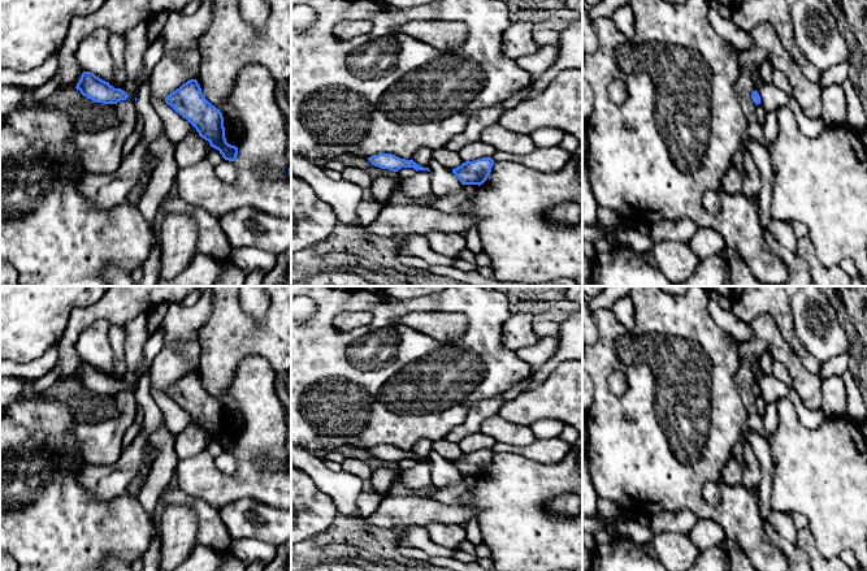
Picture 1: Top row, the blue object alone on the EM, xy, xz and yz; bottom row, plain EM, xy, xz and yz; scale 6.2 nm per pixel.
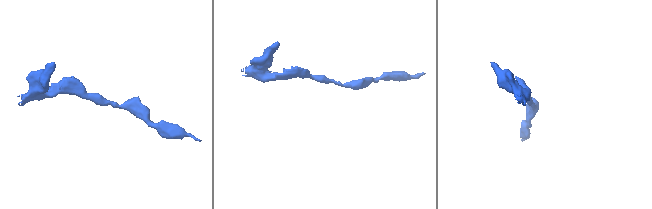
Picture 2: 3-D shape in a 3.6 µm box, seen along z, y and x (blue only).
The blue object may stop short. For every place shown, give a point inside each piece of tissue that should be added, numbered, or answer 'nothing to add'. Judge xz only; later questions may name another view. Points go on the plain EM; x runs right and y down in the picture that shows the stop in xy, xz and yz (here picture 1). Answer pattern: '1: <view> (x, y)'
nothing to add

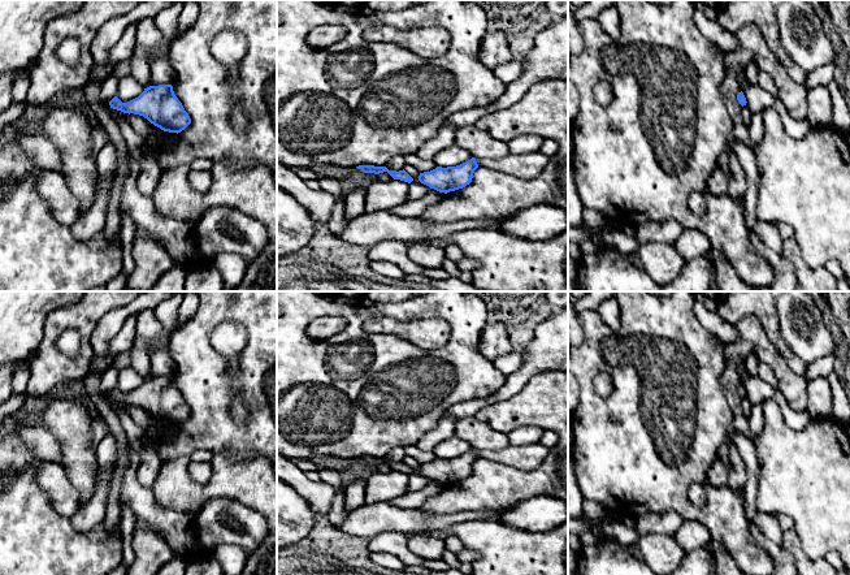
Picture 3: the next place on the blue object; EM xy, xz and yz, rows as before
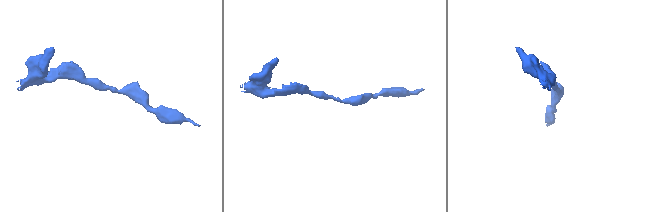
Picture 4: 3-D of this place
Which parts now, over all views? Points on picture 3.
nothing to add

